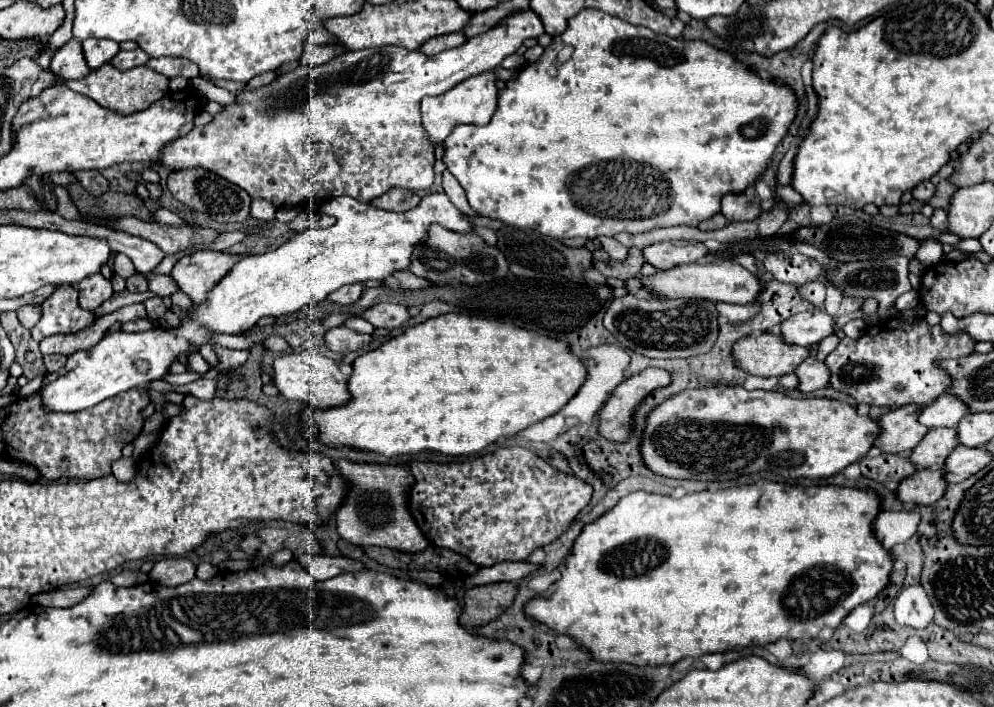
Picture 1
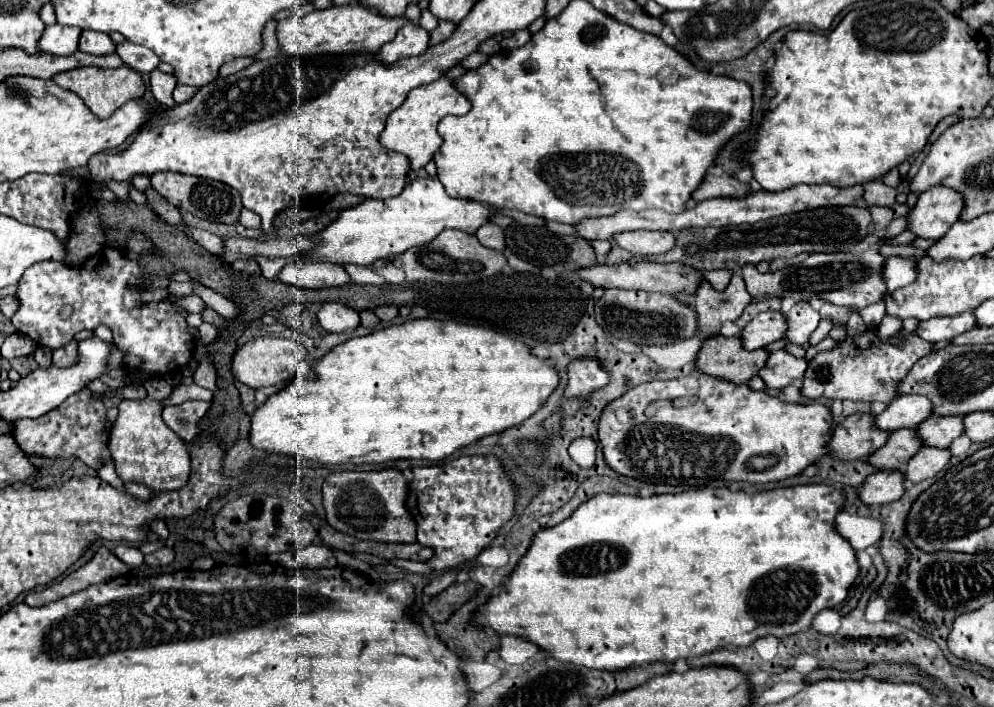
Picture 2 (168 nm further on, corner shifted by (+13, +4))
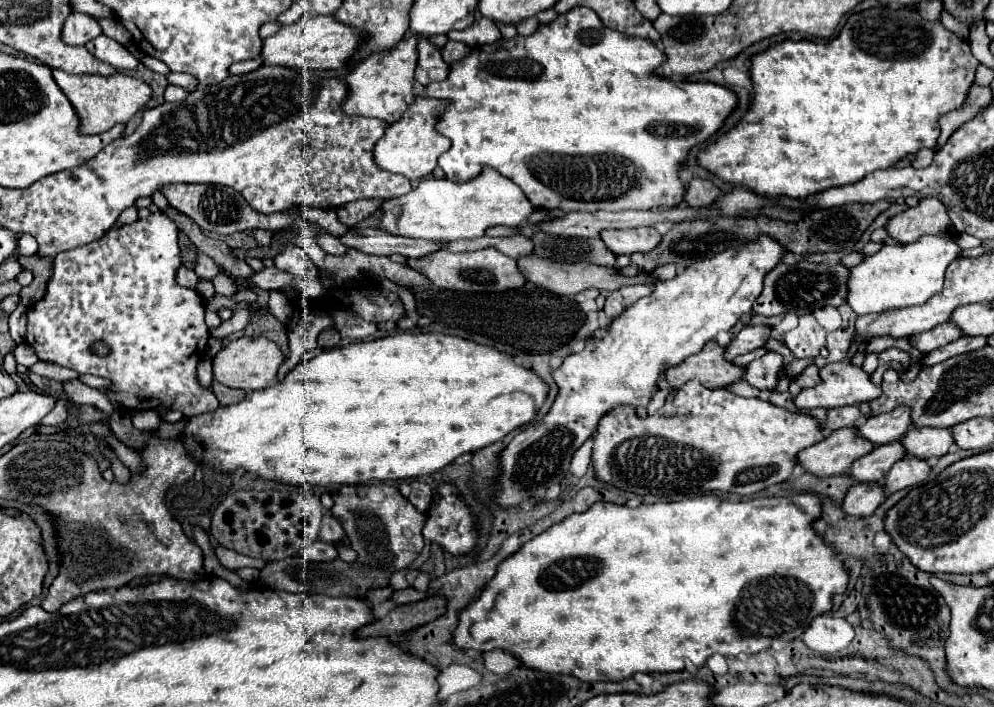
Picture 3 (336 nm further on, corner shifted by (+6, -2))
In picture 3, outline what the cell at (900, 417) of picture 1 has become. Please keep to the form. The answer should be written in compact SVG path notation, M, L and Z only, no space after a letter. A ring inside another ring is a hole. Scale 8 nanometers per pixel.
M849 426L833 430L815 446L805 448L803 452L799 452L797 460L807 474L813 474L817 478L831 478L845 474L853 460L871 452L871 448L875 446L859 438L855 434L855 428Z

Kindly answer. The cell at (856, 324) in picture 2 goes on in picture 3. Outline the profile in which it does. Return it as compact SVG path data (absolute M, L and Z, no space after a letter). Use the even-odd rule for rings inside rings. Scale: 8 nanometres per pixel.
M921 236L911 244L883 246L879 252L865 256L857 266L849 268L847 278L847 304L859 314L883 312L893 308L907 308L927 302L943 288L945 268L957 258L959 246L953 238Z

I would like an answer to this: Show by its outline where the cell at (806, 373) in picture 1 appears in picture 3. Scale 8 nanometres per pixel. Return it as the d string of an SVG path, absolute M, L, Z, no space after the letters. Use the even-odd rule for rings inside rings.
M767 352L765 356L749 362L743 372L743 380L759 390L771 390L777 384L777 372L783 366L783 356Z

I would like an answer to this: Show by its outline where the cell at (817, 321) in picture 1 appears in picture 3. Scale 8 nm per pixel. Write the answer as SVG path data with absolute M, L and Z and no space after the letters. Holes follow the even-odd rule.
M743 326L743 330L725 346L725 358L733 360L739 354L761 348L771 336L769 326Z

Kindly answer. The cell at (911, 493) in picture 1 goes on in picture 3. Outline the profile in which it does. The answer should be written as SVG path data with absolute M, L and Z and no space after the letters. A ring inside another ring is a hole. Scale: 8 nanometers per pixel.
M877 482L855 484L847 490L847 496L841 504L841 510L847 516L863 518L863 516L871 516L883 500L885 500L885 492L883 492L881 484L877 484Z

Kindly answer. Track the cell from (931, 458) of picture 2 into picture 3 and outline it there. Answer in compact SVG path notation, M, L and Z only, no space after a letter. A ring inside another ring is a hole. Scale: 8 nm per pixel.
M901 458L891 466L891 470L883 478L883 490L887 494L893 494L903 488L911 488L921 484L931 472L931 466L923 460L915 458Z

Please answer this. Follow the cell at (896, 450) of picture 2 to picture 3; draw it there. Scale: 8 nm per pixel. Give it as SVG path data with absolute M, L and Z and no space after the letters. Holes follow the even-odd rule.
M899 442L883 444L873 448L869 454L855 460L847 472L855 482L881 482L887 468L905 456L905 450Z

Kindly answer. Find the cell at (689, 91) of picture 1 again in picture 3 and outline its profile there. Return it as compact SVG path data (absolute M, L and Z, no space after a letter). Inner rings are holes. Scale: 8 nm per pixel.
M585 6L573 8L571 12L565 12L563 16L557 16L549 24L539 24L539 28L531 36L515 36L515 38L499 38L497 44L481 44L471 48L471 52L453 64L449 64L449 74L447 80L427 84L419 96L427 98L437 98L437 100L447 100L447 108L437 120L437 132L447 136L451 140L449 152L439 156L439 166L443 168L445 176L453 182L465 182L475 178L483 166L493 166L497 172L513 180L525 196L531 200L533 206L537 208L561 208L565 212L581 210L581 212L595 212L595 210L615 210L615 208L625 208L629 204L629 210L651 210L657 206L665 204L677 204L683 200L685 186L679 182L677 170L679 164L685 162L687 150L693 148L695 144L705 142L709 136L713 136L725 118L731 114L731 110L737 104L735 94L719 84L711 82L673 82L667 78L653 76L651 72L665 62L665 54L651 42L643 38L633 38L625 36L621 32L615 32L611 28L605 28L599 16Z

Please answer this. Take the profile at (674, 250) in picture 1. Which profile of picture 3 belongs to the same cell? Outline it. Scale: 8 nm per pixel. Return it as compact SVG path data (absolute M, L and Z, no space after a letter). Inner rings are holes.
M629 228L629 230L603 230L601 240L615 254L633 254L633 252L649 252L653 250L661 234L655 228Z

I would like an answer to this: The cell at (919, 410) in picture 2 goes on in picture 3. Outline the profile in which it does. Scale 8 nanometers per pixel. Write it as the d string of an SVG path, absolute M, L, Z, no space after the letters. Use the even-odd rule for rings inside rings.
M901 404L887 414L869 416L867 422L857 426L857 434L861 438L869 440L873 446L895 442L909 430L909 426L911 426L909 414L911 414L911 408Z

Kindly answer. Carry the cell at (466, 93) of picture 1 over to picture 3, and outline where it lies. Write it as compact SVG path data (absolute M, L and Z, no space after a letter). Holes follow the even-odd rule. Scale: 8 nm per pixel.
M415 98L415 102L409 106L409 110L403 114L403 118L391 126L387 126L385 134L377 140L373 148L373 160L379 168L385 168L387 172L403 174L409 180L425 178L433 172L437 166L437 158L449 150L449 140L443 138L443 134L435 132L437 116L441 114L443 104L441 100L431 98Z

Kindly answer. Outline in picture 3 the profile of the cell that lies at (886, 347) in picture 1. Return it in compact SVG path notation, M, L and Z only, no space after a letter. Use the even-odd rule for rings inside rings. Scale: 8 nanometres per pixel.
M835 362L821 368L821 382L809 390L801 390L793 400L799 410L837 408L847 404L871 402L881 396L881 388L873 386L869 374L851 362Z

